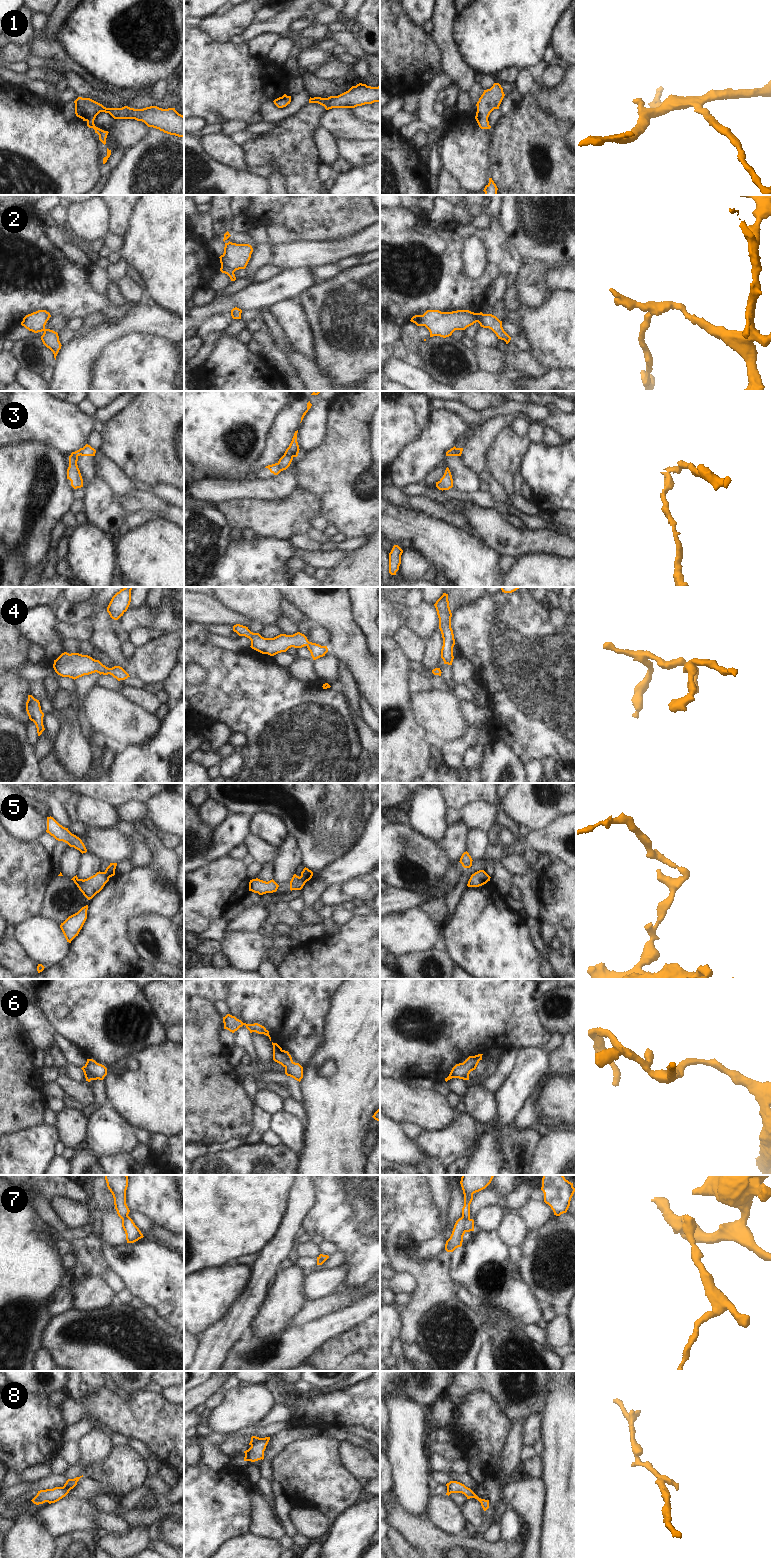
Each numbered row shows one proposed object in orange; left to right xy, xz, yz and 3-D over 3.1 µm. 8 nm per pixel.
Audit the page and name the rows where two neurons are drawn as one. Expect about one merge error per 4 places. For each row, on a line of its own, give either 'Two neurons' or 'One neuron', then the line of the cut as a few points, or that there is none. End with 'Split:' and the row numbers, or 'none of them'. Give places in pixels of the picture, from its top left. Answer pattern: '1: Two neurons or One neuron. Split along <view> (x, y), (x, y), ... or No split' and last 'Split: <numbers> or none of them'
1: One neuron. No split
2: One neuron. No split
3: Two neurons. Split along xz (277, 463), (281, 470)
4: One neuron. No split
5: Two neurons. Split along xz (299, 877), (305, 882)
6: One neuron. No split
7: Two neurons. Split along yz (462, 1215), (469, 1219)
8: Two neurons. Split along xy (63, 1486), (68, 1491)
Split: 3, 5, 7, 8

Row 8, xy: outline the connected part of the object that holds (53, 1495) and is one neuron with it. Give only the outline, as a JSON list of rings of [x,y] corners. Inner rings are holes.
[[[55,1487],[53,1489],[40,1490],[31,1501],[36,1505],[43,1504],[45,1502],[51,1504],[59,1501],[68,1493],[69,1491],[64,1487]]]

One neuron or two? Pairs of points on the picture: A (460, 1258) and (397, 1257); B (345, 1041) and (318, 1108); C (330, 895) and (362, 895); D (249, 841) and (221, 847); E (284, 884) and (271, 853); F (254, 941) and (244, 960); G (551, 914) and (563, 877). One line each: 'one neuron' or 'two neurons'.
A: two neurons
B: one neuron
C: one neuron
D: two neurons
E: two neurons
F: one neuron
G: one neuron

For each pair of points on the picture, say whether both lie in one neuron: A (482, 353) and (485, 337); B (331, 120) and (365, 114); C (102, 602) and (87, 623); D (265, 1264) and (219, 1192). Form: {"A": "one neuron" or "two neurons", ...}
{"A": "two neurons", "B": "two neurons", "C": "one neuron", "D": "two neurons"}

